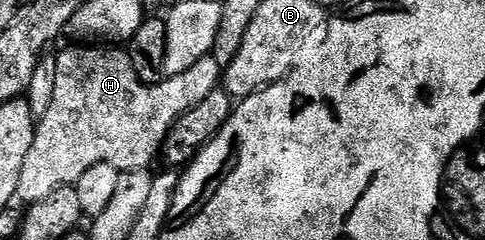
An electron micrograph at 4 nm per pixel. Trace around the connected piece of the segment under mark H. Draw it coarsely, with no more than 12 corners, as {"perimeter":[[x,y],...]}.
{"perimeter":[[120,45],[56,55],[16,199],[94,165],[146,171],[222,83],[219,58],[144,83]]}

